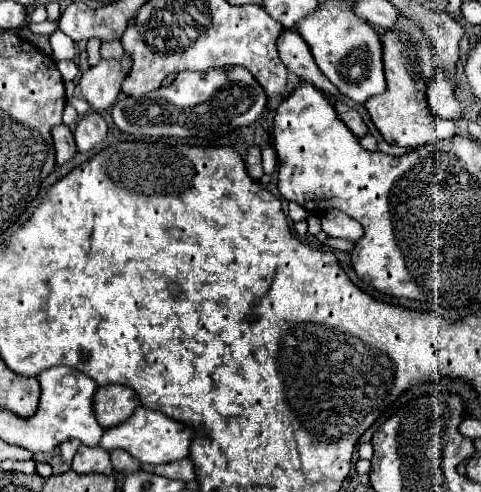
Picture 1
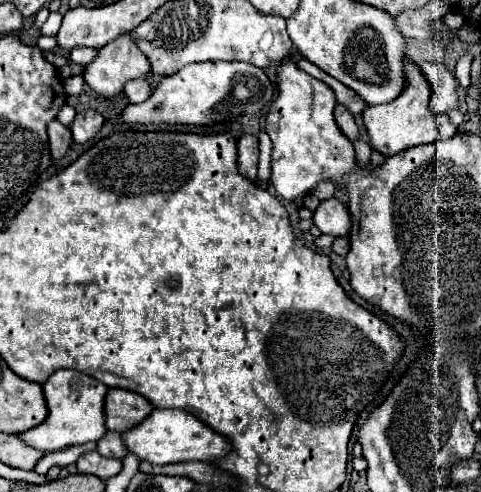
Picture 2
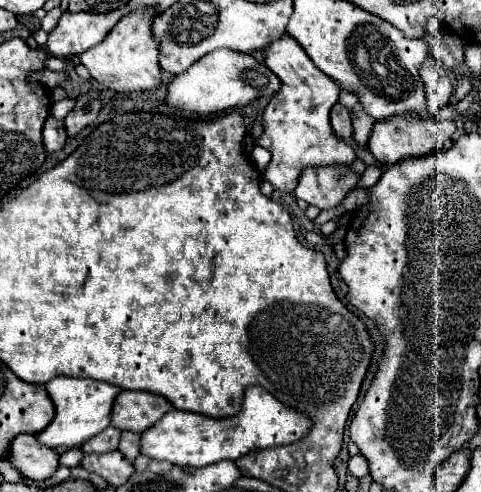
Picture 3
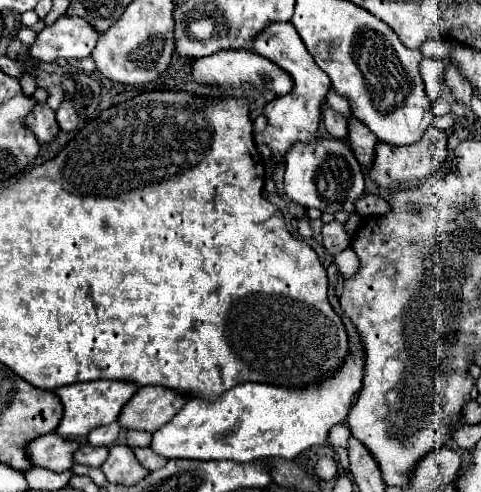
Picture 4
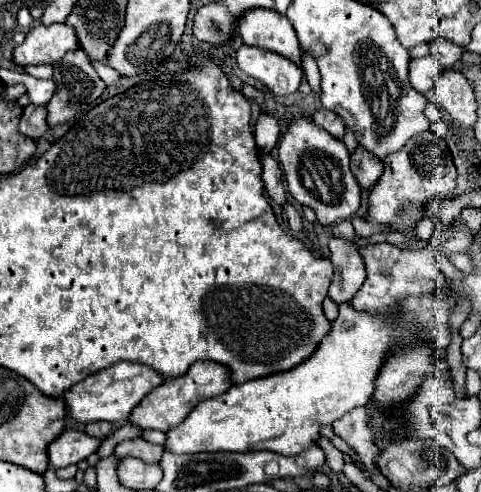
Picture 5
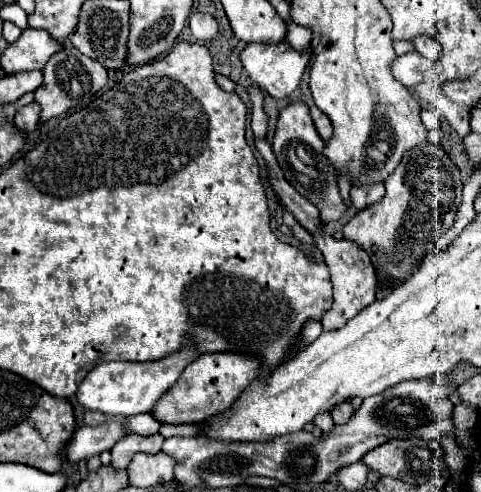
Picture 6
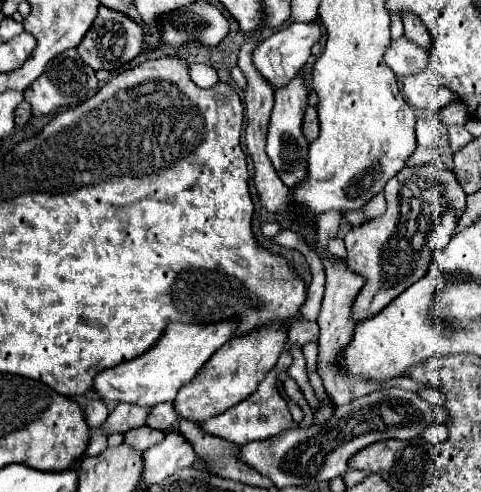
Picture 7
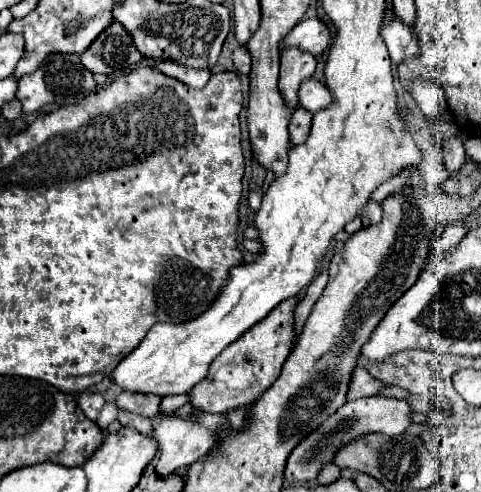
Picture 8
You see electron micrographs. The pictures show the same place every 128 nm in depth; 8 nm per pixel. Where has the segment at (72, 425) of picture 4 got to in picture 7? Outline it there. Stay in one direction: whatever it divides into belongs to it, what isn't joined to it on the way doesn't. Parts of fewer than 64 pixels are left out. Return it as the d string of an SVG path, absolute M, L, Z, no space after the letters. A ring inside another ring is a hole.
M220 322L220 324L168 324L160 342L156 342L150 352L144 352L136 360L130 360L106 368L104 372L96 374L92 390L106 402L128 402L136 406L156 406L160 402L172 402L176 392L194 378L194 374L206 364L206 360L232 338L236 332L234 322Z

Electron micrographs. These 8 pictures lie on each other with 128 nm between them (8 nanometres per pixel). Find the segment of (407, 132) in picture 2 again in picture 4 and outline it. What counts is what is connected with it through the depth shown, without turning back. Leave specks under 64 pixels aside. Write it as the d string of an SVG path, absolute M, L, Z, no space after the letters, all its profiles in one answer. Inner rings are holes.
M430 126L424 136L414 142L412 146L400 146L400 148L392 148L390 144L378 142L376 150L374 150L374 162L370 166L370 176L374 178L374 182L380 188L396 188L396 186L404 186L410 182L420 182L426 180L428 176L434 174L436 168L440 168L446 162L448 150L446 150L446 132Z

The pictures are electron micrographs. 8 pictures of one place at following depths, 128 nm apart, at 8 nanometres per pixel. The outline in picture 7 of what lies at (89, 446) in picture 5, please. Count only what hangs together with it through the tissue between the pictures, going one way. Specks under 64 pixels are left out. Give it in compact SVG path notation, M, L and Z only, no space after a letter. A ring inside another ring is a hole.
M118 404L98 430L104 436L126 434L132 428L144 426L148 414L150 414L150 408L142 408L142 406L134 406L134 404Z

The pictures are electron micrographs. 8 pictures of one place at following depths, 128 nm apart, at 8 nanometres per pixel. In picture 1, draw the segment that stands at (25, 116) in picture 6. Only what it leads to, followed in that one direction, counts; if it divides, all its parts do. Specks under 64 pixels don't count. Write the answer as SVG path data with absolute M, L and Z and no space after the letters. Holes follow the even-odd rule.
M64 124L52 128L52 138L54 138L54 148L56 148L56 162L64 164L76 154L76 142L72 136L72 130Z

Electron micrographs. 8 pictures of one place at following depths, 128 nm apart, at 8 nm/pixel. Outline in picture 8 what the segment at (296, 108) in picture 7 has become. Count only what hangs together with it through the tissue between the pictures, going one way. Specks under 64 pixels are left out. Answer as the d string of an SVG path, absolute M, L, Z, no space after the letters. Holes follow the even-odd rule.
M288 48L280 56L280 94L286 100L286 108L298 108L298 88L304 80L308 80L316 70L316 58L308 52L300 52L296 48Z

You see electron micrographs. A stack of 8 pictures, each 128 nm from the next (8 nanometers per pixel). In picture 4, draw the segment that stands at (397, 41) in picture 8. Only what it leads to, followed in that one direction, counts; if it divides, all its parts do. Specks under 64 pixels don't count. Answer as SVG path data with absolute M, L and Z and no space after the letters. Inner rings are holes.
M424 58L420 62L420 74L426 84L426 94L430 104L434 104L444 92L444 62L438 58Z

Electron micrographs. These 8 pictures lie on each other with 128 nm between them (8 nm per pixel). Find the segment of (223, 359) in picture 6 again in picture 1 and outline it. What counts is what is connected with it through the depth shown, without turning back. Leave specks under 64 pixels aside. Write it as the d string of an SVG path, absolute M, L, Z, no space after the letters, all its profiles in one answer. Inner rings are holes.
M122 384L100 386L92 398L94 416L104 430L118 426L120 422L130 418L138 406L140 406L140 400L136 392L132 392L132 388Z

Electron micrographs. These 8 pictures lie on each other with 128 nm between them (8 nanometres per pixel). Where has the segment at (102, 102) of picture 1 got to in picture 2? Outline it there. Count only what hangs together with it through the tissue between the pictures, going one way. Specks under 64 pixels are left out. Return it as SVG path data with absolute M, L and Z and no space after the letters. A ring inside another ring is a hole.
M122 34L98 50L98 56L84 68L82 76L92 92L114 98L124 90L128 80L148 76L148 68L150 62L144 60L130 36Z

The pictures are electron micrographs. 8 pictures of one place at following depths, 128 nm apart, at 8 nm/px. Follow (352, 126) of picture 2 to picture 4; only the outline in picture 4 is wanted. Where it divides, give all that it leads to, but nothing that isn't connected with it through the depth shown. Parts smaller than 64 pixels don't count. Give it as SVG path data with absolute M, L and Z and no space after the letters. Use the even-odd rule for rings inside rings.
M324 108L322 122L324 122L324 126L326 126L326 130L330 132L332 138L344 140L348 136L348 120L340 112L336 112L332 108Z

